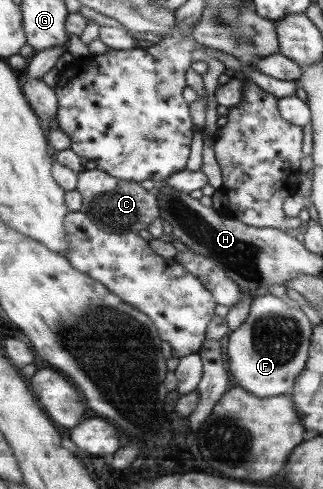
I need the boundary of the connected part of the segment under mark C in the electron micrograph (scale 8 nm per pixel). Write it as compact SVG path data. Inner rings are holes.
M98 168L84 169L78 174L77 190L82 194L82 213L106 232L138 233L143 229L148 230L155 219L160 218L161 208L158 207L155 192L144 189L139 183L115 178Z

